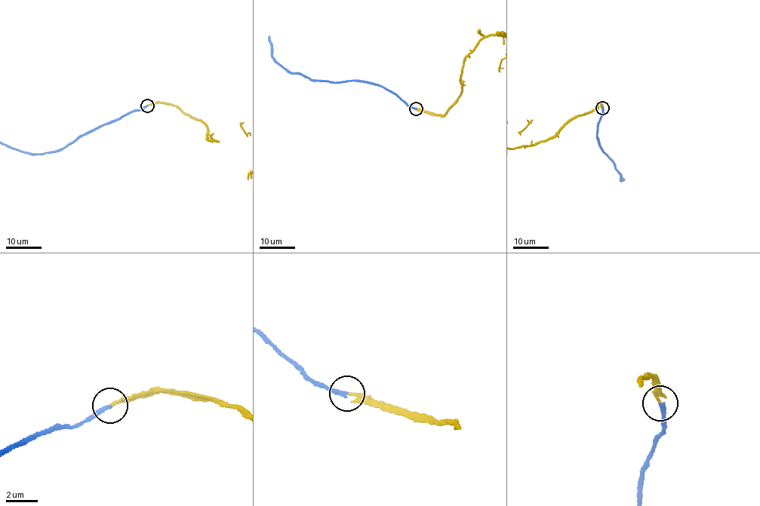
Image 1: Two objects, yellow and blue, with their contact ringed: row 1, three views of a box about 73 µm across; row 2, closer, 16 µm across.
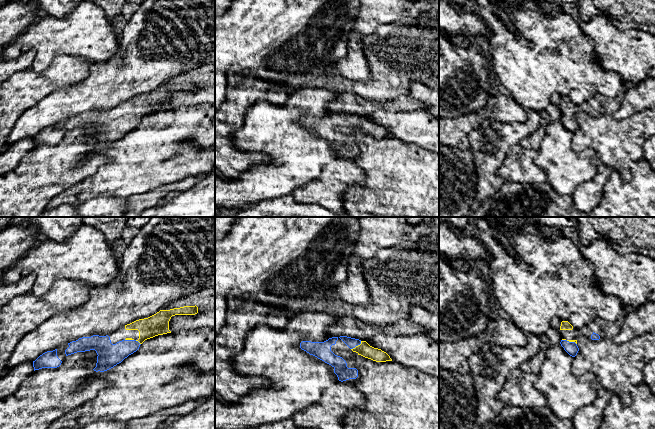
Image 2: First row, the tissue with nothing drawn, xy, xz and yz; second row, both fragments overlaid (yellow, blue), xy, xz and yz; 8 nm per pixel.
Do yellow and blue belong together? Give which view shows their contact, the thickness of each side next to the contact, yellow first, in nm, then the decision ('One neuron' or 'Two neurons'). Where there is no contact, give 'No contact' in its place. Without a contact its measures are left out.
Touches yellow in xz. Thickness 110 nm (yellow) against 80 nm. One neuron

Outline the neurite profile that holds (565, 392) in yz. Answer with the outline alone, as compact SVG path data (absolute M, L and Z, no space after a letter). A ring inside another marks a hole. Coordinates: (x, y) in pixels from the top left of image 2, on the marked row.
M561 344L545 349L544 362L537 374L535 385L545 396L546 406L554 417L561 420L572 420L578 409L594 402L599 391L594 385L593 373L578 376L573 372L573 357Z

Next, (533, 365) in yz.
M540 349L534 356L529 360L521 364L520 368L525 373L538 374L543 362L544 362L545 350Z

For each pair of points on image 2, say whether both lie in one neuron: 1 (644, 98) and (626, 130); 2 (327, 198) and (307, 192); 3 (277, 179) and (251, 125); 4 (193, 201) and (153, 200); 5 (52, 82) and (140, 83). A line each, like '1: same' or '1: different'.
1: different
2: same
3: same
4: different
5: different

